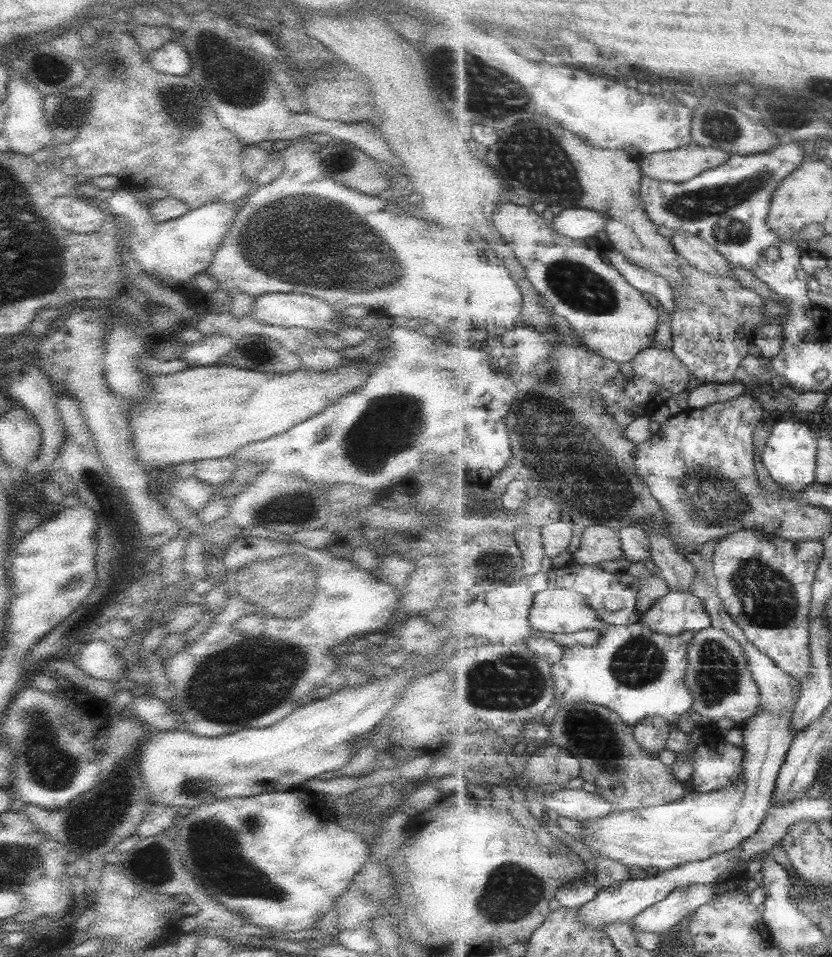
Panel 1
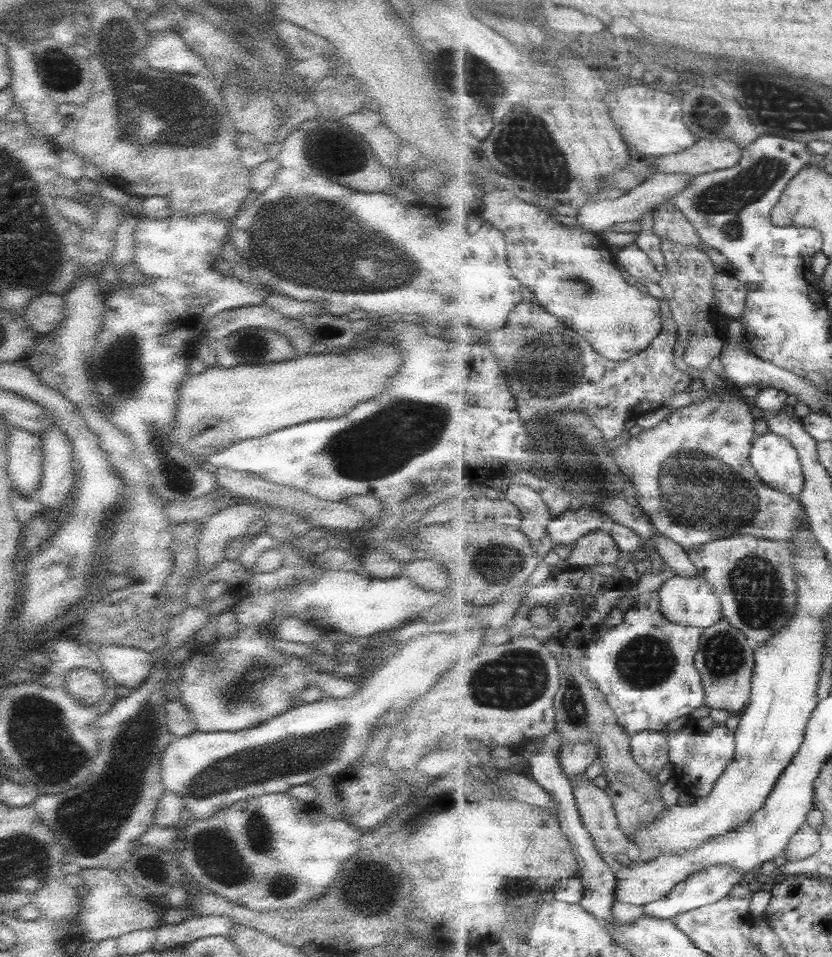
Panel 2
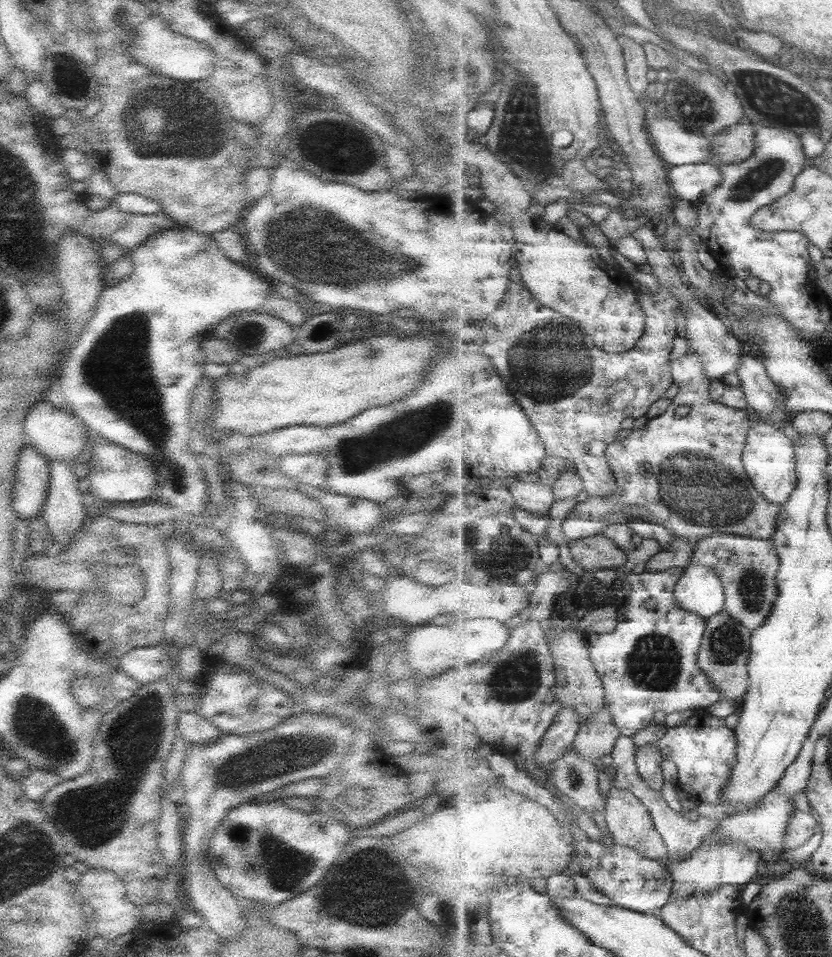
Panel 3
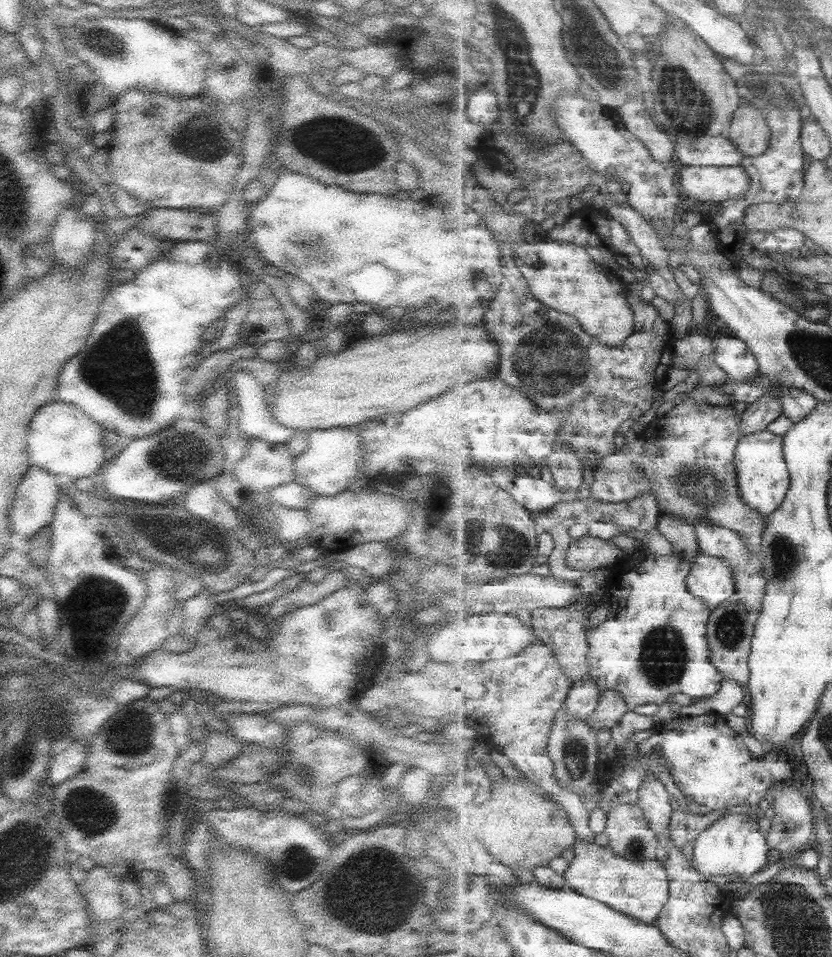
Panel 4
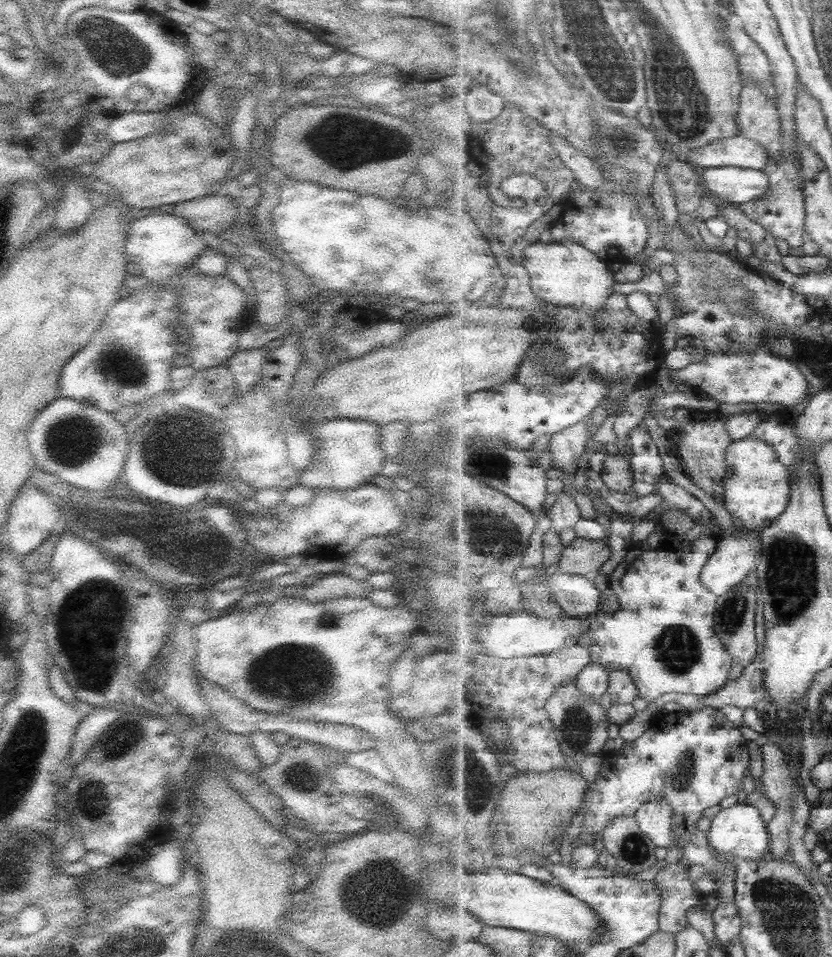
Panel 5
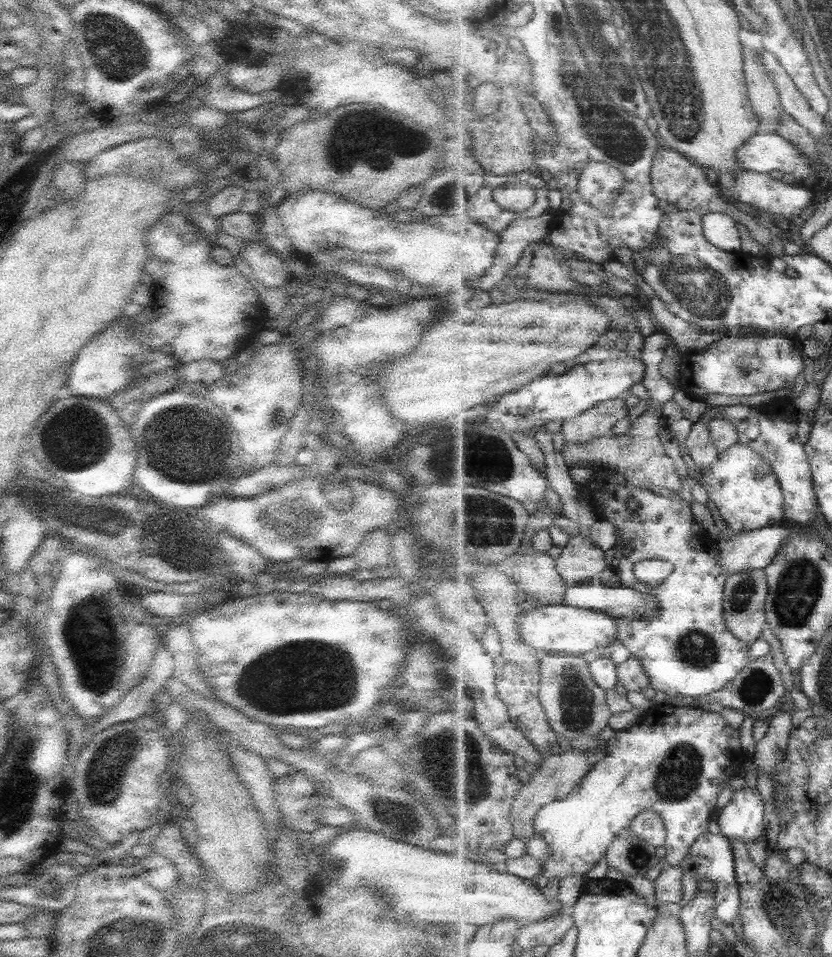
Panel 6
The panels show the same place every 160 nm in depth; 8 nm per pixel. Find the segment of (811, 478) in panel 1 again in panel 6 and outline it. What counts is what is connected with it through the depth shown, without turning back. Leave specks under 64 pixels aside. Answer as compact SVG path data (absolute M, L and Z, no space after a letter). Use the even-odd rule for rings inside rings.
M734 444L720 454L719 460L706 473L698 466L697 475L687 475L682 482L686 490L699 485L713 501L731 535L784 523L785 501L781 483L772 466L751 446Z

